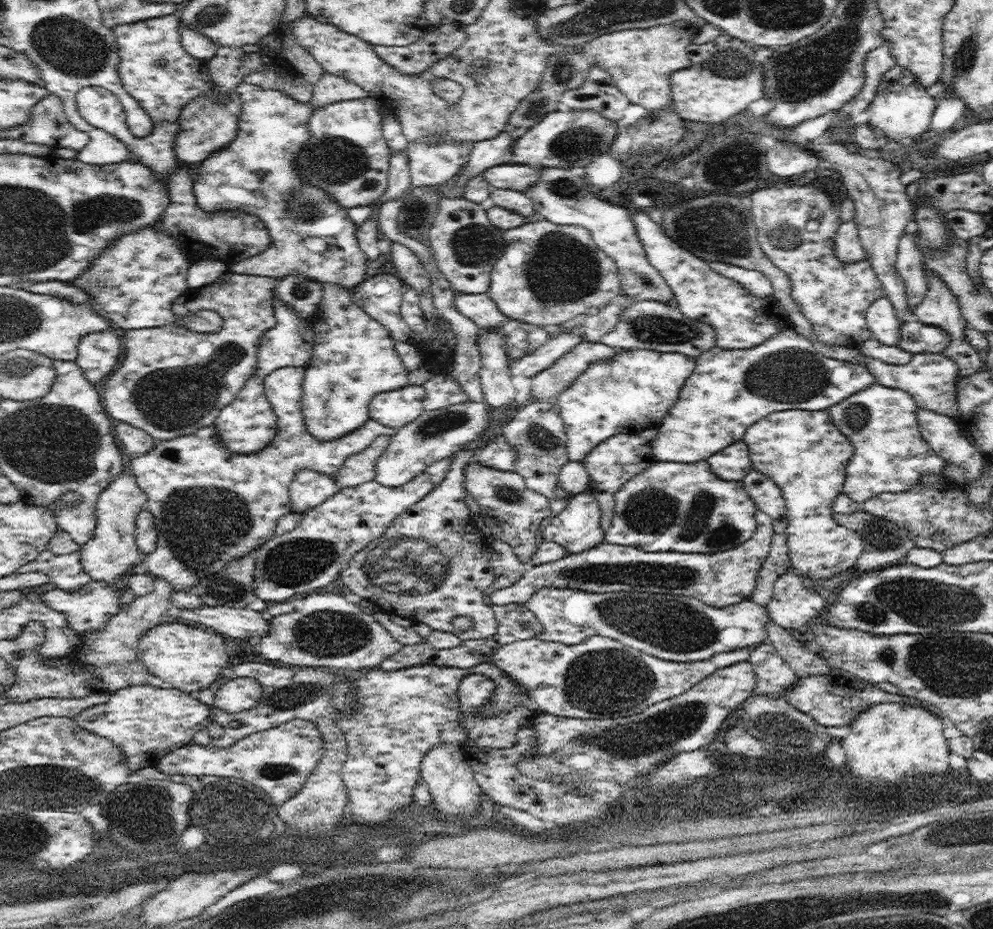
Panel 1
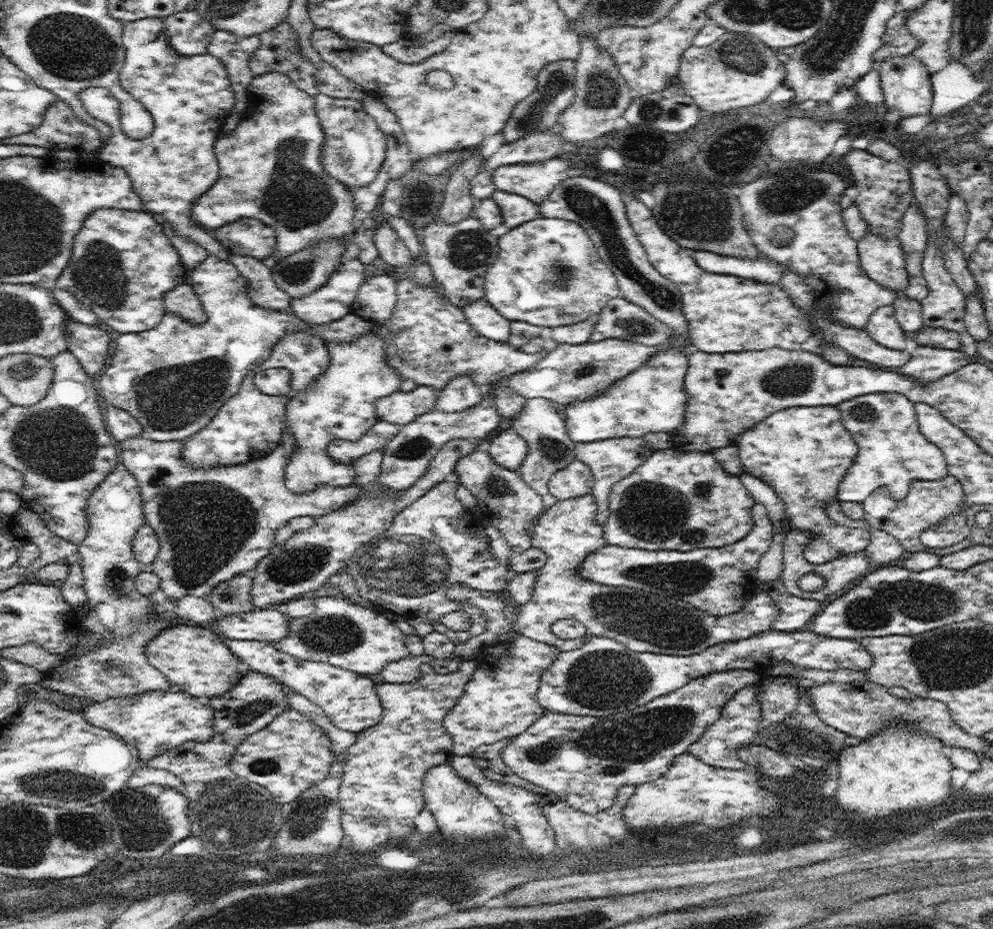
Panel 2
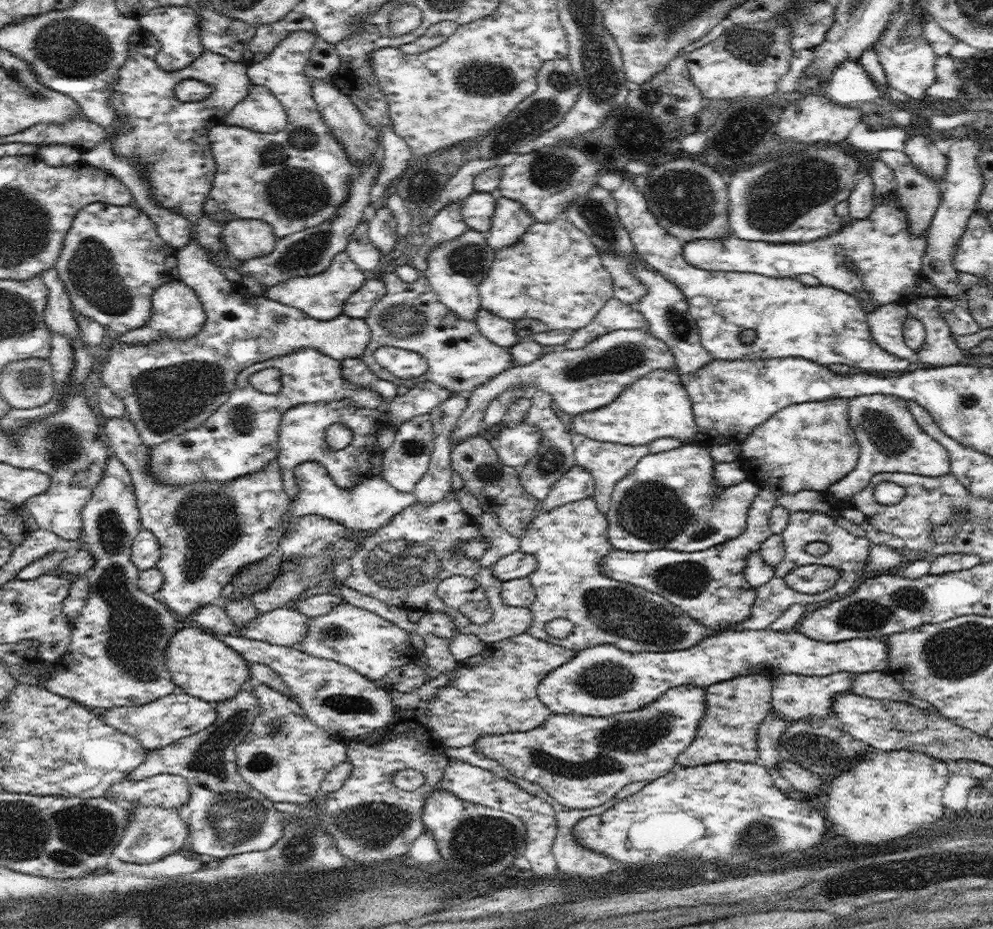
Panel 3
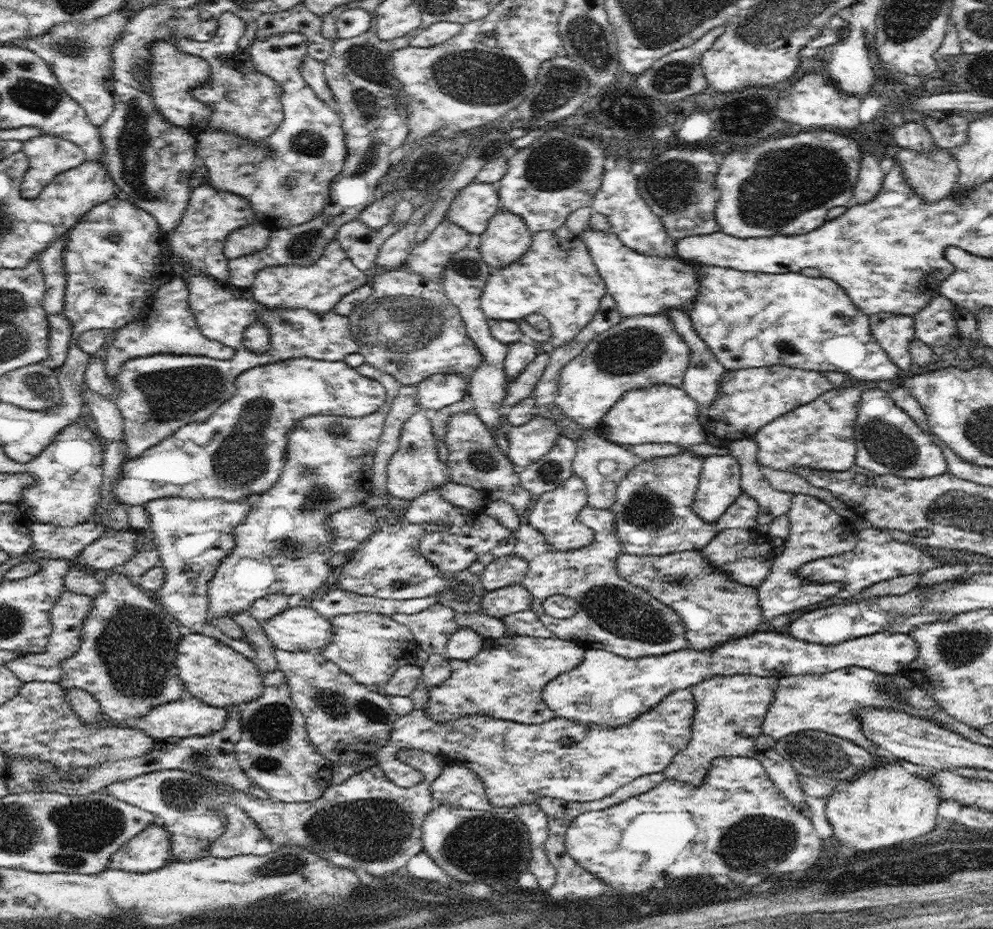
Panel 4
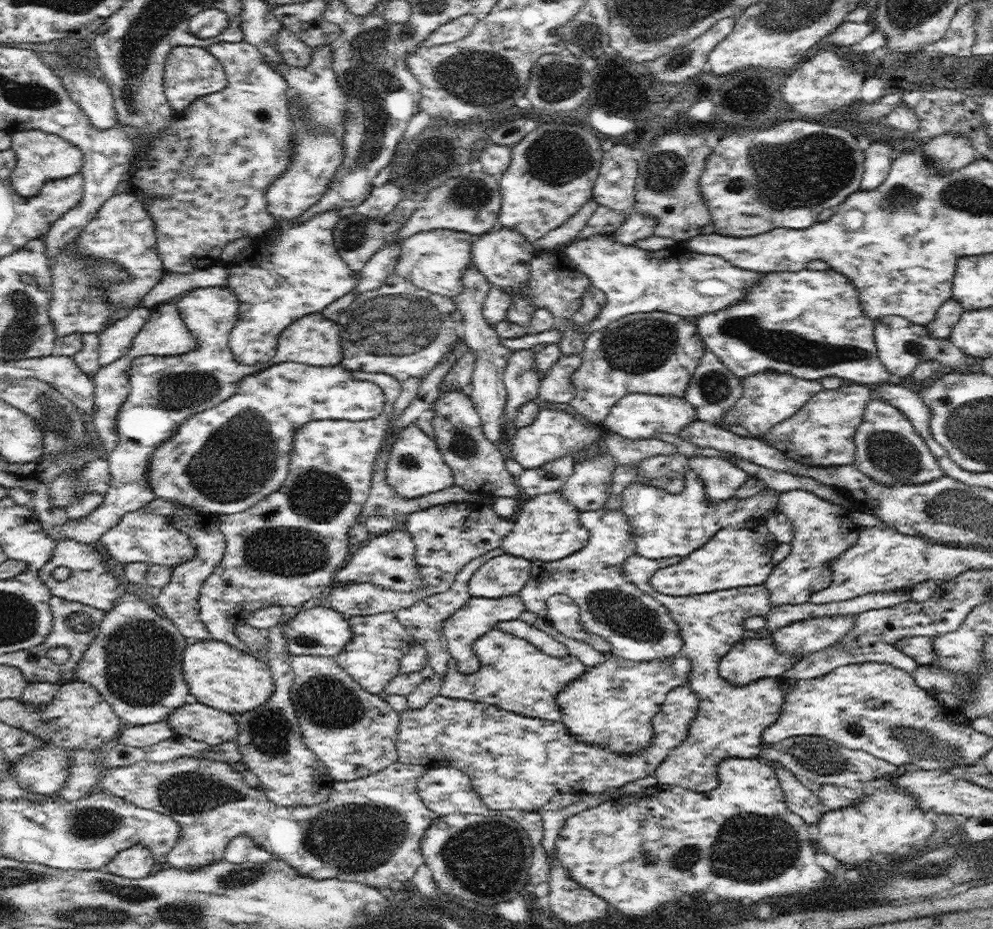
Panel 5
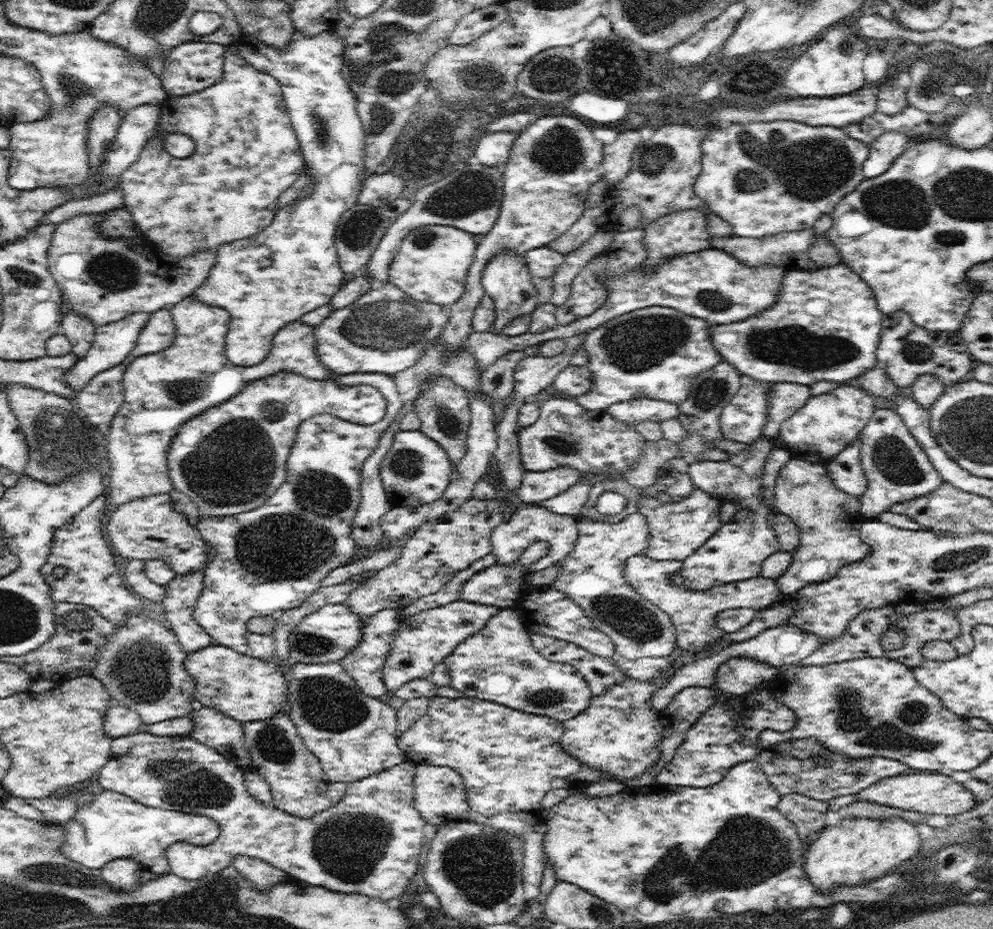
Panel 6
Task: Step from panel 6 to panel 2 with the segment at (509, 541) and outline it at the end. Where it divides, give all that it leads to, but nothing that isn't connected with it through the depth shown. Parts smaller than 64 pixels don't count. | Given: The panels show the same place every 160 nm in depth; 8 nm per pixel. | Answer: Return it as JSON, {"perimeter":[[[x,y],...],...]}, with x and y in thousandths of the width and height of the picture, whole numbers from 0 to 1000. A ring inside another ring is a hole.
{"perimeter":[[[578,494],[554,515],[552,525],[563,539],[594,531],[598,519],[593,502]]]}

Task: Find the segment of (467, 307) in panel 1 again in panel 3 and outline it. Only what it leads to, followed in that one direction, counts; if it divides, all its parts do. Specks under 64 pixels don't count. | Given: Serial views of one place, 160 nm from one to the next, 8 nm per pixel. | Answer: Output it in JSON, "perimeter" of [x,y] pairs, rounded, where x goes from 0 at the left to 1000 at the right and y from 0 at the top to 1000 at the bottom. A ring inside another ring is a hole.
{"perimeter":[[[481,333],[479,350],[482,357],[501,372],[513,375],[522,370],[522,358],[517,346],[499,340],[491,333]]]}

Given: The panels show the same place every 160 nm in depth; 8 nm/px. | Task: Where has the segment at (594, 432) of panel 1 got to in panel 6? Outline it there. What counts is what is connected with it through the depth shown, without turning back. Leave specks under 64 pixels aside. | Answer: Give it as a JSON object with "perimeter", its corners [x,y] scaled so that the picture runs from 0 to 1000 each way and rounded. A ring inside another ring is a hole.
{"perimeter":[[[642,428],[642,431],[618,435],[611,440],[611,443],[620,452],[638,460],[641,454],[651,454],[651,452],[665,455],[682,450],[685,447],[685,439],[681,435],[675,435],[675,433]]]}

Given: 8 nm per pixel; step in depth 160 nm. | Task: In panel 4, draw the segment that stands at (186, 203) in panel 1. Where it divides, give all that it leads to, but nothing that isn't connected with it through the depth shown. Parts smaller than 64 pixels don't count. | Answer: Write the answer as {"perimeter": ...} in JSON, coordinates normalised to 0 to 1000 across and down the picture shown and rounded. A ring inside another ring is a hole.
{"perimeter":[[[263,238],[245,243],[230,253],[225,270],[229,279],[242,278],[266,269],[270,263],[273,248]]]}

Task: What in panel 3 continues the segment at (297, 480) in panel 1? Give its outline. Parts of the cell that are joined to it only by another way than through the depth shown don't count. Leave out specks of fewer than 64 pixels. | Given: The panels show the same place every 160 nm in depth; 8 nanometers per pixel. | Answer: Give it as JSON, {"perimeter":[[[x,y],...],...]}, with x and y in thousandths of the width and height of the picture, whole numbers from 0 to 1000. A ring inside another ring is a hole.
{"perimeter":[[[363,384],[350,385],[344,389],[344,393],[345,406],[348,409],[354,413],[366,413],[371,419],[379,420],[379,423],[385,425],[383,437],[373,440],[359,439],[354,435],[348,435],[348,432],[306,435],[296,437],[285,446],[281,461],[279,497],[282,502],[286,527],[293,537],[297,537],[300,529],[298,516],[295,513],[296,504],[313,495],[327,503],[332,513],[344,527],[354,527],[356,523],[377,515],[374,507],[374,493],[383,488],[380,482],[380,469],[383,463],[393,459],[395,454],[390,442],[393,439],[393,433],[401,427],[401,417],[391,406],[383,406],[375,400]],[[339,455],[350,460],[356,469],[350,480],[340,484],[334,483],[328,474],[332,460]]]}

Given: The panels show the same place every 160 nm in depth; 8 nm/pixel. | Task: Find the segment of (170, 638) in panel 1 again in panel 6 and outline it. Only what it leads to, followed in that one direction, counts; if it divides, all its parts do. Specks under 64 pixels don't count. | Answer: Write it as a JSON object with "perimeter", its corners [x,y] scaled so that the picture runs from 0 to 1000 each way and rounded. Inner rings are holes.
{"perimeter":[[[213,693],[189,704],[185,719],[196,734],[196,753],[244,779],[270,776],[280,767],[290,767],[290,731],[280,712],[259,709],[253,704],[242,704],[230,695]]]}

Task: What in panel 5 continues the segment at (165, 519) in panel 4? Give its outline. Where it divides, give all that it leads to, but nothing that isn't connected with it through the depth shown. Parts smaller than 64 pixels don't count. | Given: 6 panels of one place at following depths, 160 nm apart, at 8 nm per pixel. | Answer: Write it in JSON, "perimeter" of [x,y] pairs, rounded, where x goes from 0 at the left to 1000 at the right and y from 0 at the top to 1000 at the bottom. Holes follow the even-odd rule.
{"perimeter":[[[183,544],[176,549],[174,554],[170,555],[172,565],[176,566],[179,571],[182,571],[185,575],[189,576],[191,583],[195,587],[196,595],[193,603],[181,606],[172,612],[171,626],[162,633],[162,637],[157,645],[158,651],[163,654],[164,660],[169,664],[179,676],[179,679],[183,685],[189,688],[189,691],[206,690],[212,687],[212,684],[208,680],[207,673],[201,667],[200,658],[200,639],[203,633],[204,626],[216,616],[216,612],[221,608],[227,595],[227,577],[223,574],[223,571],[219,568],[218,554],[213,552],[203,552],[200,549],[194,548]]]}

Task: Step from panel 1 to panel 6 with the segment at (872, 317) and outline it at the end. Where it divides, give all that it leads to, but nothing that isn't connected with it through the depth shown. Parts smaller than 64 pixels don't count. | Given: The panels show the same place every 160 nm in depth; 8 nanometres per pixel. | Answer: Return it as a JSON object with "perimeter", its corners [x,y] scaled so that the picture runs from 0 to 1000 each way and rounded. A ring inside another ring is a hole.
{"perimeter":[[[909,334],[889,339],[882,388],[900,410],[903,419],[917,418],[930,403],[945,406],[952,417],[957,418],[973,410],[979,404],[982,393],[973,369],[965,358],[939,358],[926,351],[922,352],[917,340]]]}

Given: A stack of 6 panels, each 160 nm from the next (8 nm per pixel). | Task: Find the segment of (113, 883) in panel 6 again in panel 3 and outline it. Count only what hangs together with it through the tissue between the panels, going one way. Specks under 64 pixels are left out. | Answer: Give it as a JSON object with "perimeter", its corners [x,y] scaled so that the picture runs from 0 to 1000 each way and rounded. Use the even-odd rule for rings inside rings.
{"perimeter":[[[135,864],[131,887],[127,889],[127,896],[119,906],[114,919],[123,928],[135,928],[135,930],[159,928],[165,921],[169,922],[175,917],[180,917],[189,897],[190,888],[187,883],[182,881],[181,872],[171,869],[143,868],[143,865]]]}

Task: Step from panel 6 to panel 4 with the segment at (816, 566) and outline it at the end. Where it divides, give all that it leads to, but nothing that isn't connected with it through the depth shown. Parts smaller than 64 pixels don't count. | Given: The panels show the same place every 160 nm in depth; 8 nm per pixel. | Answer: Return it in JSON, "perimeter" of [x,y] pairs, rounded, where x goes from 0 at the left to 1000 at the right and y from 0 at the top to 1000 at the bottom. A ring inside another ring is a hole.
{"perimeter":[[[800,532],[793,554],[796,575],[791,579],[790,592],[779,602],[779,609],[769,626],[761,633],[768,670],[774,670],[778,665],[802,657],[809,657],[845,639],[850,632],[848,629],[840,626],[827,629],[807,622],[805,611],[813,605],[858,592],[865,580],[865,571],[860,567],[858,561],[844,554],[838,546],[820,534]]]}

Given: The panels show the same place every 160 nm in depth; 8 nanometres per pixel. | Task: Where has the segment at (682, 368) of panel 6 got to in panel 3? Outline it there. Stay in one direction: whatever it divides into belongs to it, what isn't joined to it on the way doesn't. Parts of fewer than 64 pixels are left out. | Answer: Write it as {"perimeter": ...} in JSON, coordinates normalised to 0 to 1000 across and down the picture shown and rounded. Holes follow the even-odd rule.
{"perimeter":[[[655,353],[645,355],[618,355],[604,362],[592,371],[582,377],[566,377],[554,379],[535,392],[528,394],[518,393],[512,398],[506,399],[502,405],[494,407],[487,413],[482,413],[471,426],[469,441],[463,447],[459,459],[453,468],[455,480],[479,469],[483,465],[483,454],[491,437],[504,424],[522,419],[523,416],[536,427],[536,422],[548,421],[556,425],[557,433],[564,440],[576,449],[586,445],[604,441],[612,435],[616,435],[622,428],[622,424],[632,418],[650,403],[657,398],[673,398],[684,403],[681,386],[677,382],[675,374],[669,367],[657,363]]]}

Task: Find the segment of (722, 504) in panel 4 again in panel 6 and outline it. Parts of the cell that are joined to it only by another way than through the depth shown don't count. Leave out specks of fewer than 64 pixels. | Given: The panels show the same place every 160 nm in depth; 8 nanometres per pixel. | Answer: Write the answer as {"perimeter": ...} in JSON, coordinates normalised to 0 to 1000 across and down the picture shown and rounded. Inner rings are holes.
{"perimeter":[[[767,468],[758,476],[754,487],[737,489],[734,494],[725,497],[708,495],[694,501],[694,512],[700,525],[727,541],[741,539],[745,545],[737,559],[686,605],[686,610],[676,622],[680,629],[698,635],[713,635],[729,628],[761,622],[765,618],[767,606],[776,596],[785,593],[781,574],[772,563],[774,547],[766,531],[770,497],[777,481],[778,474]]]}

